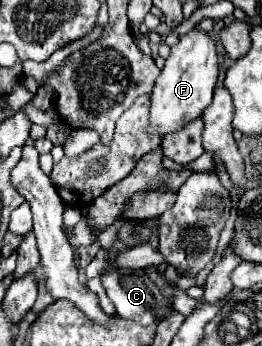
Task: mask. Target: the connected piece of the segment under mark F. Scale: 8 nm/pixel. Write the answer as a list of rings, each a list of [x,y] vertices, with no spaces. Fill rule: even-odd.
[[[190,30],[180,36],[180,42],[166,58],[166,66],[154,82],[150,94],[150,124],[148,134],[158,134],[164,140],[166,134],[182,130],[188,122],[202,116],[212,102],[212,92],[218,80],[218,56],[212,38],[206,32]]]

